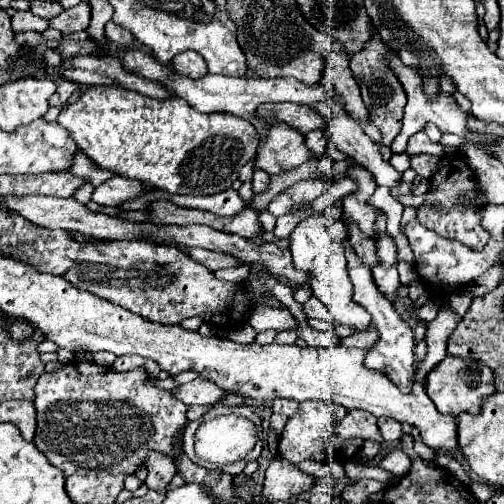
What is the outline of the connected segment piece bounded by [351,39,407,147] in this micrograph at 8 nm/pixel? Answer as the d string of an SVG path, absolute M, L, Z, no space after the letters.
M369 39L363 47L363 51L359 51L357 55L351 57L351 71L361 87L361 97L363 103L367 105L369 111L369 123L373 123L379 131L381 131L381 139L379 143L389 147L395 139L395 135L401 131L401 119L403 119L403 107L407 103L405 91L399 83L399 79L389 73L389 67L385 69L385 65L381 63L381 51L385 49L383 43L377 43L377 39Z

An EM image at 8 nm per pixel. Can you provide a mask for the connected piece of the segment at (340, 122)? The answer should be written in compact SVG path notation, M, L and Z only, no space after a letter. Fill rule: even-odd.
M317 103L311 107L327 119L329 141L333 141L347 157L361 163L375 177L377 185L393 189L401 183L401 173L383 159L379 145L363 133L363 129L347 115L347 111L343 111L343 107L333 107L331 103Z

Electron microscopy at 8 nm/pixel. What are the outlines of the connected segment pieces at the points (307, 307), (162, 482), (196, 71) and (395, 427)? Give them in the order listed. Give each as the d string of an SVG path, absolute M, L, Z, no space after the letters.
M309 299L305 305L303 305L303 311L305 315L311 319L311 317L317 317L321 321L327 321L329 323L329 311L325 311L325 305L319 301L319 299Z
M149 453L149 459L147 459L147 479L145 479L145 485L153 491L167 491L173 475L175 475L175 465L171 463L171 459L167 459L167 455L161 455L161 453Z
M187 51L181 53L173 59L173 69L181 75L189 75L191 79L201 79L207 75L207 63L201 55L197 55L195 51Z
M379 417L379 419L377 419L377 425L379 425L379 431L381 431L381 435L383 435L385 441L399 441L399 439L403 437L401 423L397 423L395 419Z

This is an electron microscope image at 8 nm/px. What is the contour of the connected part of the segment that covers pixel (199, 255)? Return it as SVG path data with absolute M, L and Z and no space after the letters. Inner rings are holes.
M189 249L189 255L205 265L209 271L217 271L217 269L225 269L225 267L237 267L237 265L243 265L243 261L239 261L237 257L233 255L227 255L227 253L215 253L215 251L207 251L207 249Z

